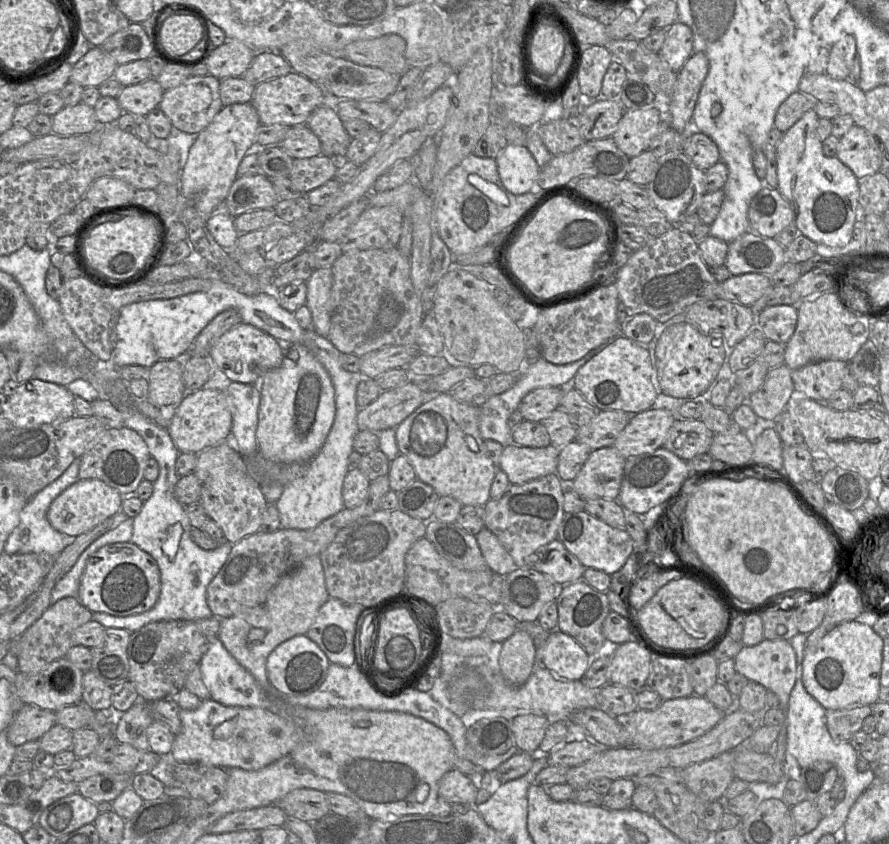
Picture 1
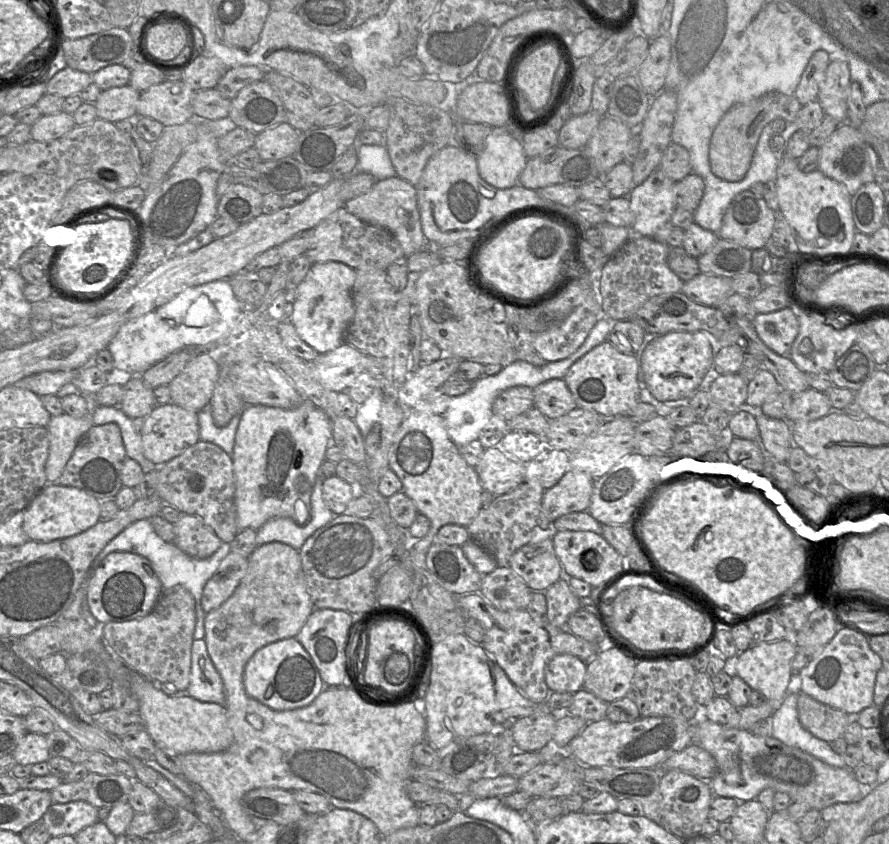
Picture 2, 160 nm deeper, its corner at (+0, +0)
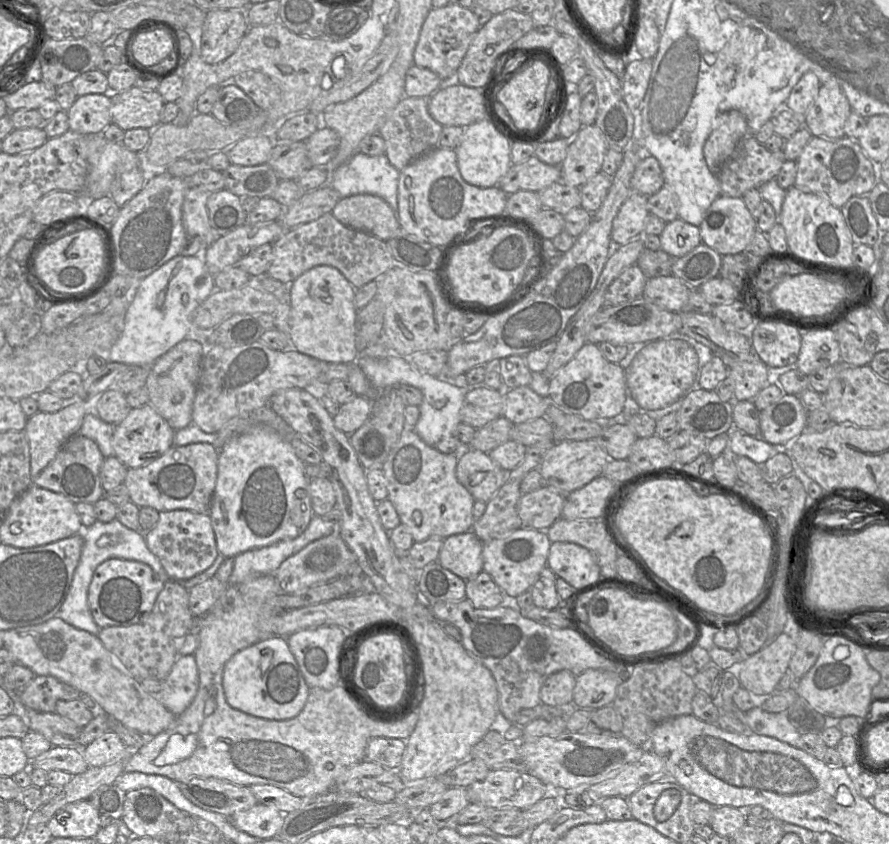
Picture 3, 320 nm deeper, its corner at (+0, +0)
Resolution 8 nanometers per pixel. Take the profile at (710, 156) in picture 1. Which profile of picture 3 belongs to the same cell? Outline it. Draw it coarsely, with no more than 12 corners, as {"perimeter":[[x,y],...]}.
{"perimeter":[[646,155],[631,179],[633,193],[650,196],[664,187],[658,160]]}

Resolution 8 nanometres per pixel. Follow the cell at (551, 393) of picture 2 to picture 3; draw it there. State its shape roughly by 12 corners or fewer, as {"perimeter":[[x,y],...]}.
{"perimeter":[[530,386],[505,390],[514,425],[544,417],[551,403]]}

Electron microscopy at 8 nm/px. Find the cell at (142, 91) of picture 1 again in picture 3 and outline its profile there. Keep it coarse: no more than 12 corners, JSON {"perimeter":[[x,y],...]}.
{"perimeter":[[110,94],[78,96],[69,130],[102,133],[111,123]]}

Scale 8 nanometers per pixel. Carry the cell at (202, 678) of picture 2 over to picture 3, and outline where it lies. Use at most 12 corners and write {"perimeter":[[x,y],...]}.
{"perimeter":[[194,654],[179,656],[157,695],[178,716],[199,688]]}

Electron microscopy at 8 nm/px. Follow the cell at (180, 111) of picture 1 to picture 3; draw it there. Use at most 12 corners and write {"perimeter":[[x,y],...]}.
{"perimeter":[[157,90],[111,93],[112,123],[153,130],[165,105]]}

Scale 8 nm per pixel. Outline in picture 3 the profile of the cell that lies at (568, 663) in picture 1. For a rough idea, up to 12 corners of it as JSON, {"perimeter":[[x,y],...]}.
{"perimeter":[[551,674],[541,687],[541,703],[572,702],[576,675]]}

